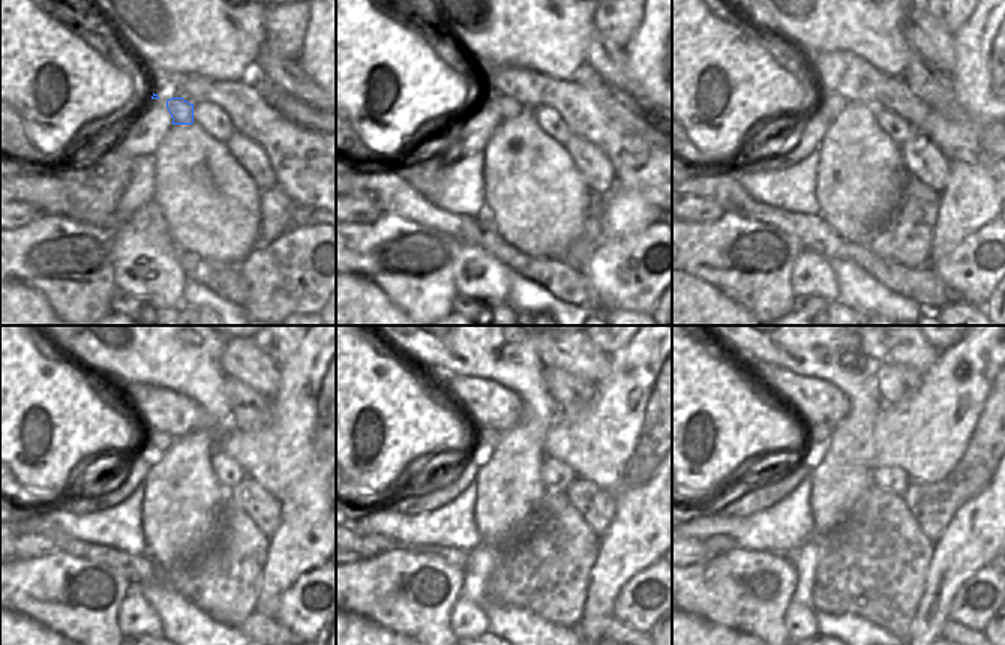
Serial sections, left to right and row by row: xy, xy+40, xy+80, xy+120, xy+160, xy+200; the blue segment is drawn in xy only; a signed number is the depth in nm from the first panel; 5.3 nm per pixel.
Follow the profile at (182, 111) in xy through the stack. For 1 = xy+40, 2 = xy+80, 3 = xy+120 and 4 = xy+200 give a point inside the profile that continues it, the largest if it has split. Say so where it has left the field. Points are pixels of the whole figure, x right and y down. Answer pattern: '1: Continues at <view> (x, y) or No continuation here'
1: Continues at xy+40 (507, 107)
2: Continues at xy+80 (830, 105)
3: Continues at xy+120 (159, 440)
4: Continues at xy+200 (813, 434)

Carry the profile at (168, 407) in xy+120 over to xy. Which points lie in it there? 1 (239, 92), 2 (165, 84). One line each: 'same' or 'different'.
1: same
2: same

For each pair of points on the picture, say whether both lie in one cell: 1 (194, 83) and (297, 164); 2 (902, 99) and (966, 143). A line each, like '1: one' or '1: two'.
1: one
2: one

